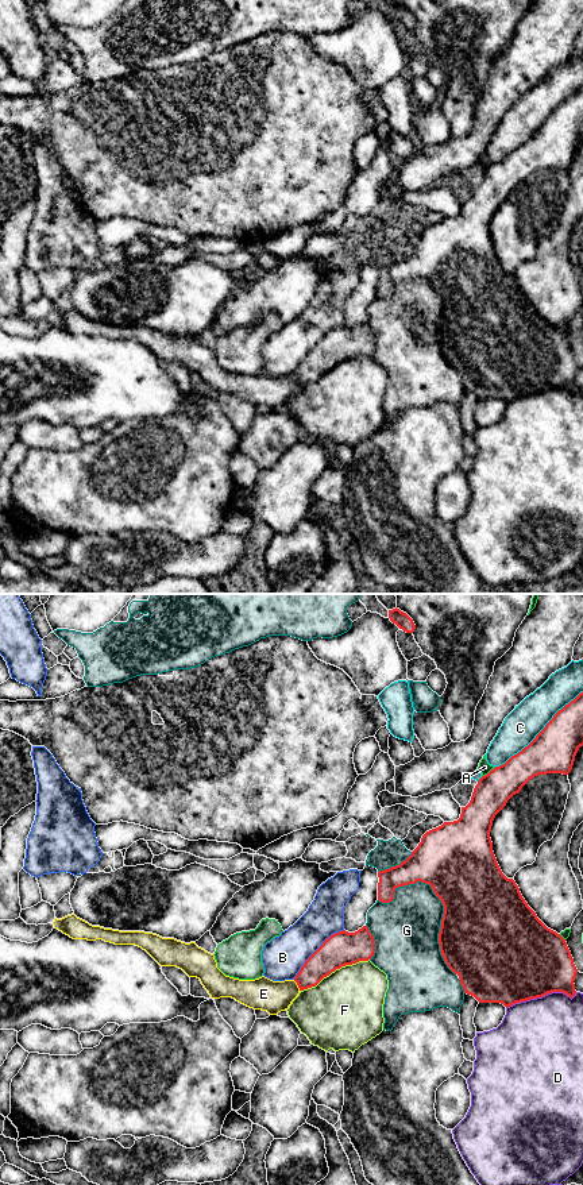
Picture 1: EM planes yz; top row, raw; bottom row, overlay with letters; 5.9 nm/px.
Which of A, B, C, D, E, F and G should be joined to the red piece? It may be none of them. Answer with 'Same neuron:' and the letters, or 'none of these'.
Same neuron: E

